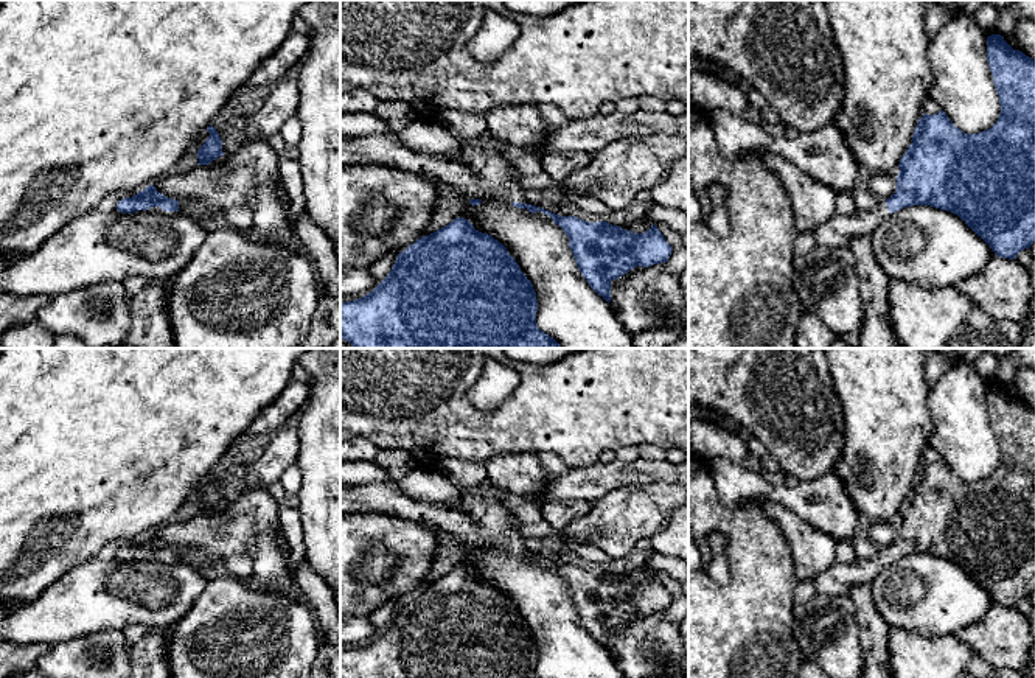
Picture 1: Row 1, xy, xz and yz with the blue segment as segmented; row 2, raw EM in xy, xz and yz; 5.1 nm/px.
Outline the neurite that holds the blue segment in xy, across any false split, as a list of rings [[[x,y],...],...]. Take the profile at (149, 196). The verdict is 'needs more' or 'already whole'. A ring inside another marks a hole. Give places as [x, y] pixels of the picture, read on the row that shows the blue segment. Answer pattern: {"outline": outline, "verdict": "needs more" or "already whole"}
{"outline": [[[149,185],[135,196],[118,201],[117,210],[121,213],[151,210],[165,216],[172,216],[179,211],[179,201],[163,196],[154,185]]], "verdict": "needs more"}

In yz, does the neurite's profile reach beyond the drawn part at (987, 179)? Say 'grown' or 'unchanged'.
grown

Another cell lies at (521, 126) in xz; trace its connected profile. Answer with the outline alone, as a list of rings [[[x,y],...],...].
[[[496,106],[485,118],[491,135],[521,149],[541,148],[550,128],[541,120],[538,106]]]

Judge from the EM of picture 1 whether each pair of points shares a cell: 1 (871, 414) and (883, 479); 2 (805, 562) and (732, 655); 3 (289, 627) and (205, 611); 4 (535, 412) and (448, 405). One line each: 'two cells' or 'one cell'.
1: one cell
2: two cells
3: one cell
4: one cell

